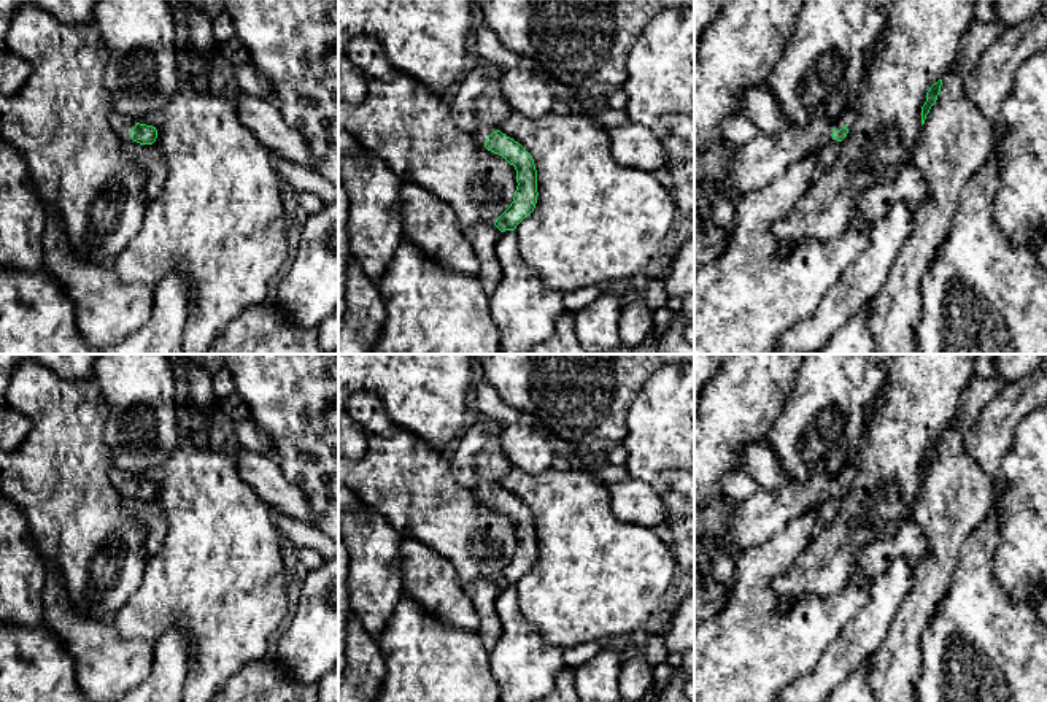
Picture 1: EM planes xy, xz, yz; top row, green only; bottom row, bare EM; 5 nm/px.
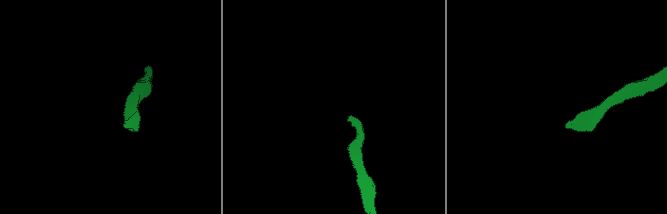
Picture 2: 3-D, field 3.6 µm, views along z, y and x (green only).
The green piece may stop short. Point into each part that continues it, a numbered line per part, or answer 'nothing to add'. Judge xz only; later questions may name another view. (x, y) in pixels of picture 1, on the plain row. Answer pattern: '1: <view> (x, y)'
1: xz (491, 464)

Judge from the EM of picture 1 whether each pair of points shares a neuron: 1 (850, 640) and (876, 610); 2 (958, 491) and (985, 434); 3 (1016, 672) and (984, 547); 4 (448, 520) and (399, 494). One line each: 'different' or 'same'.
1: same
2: different
3: same
4: same

